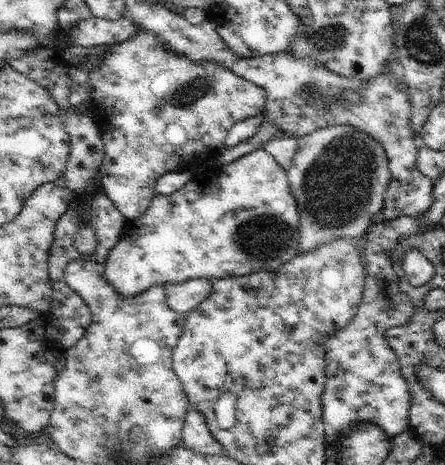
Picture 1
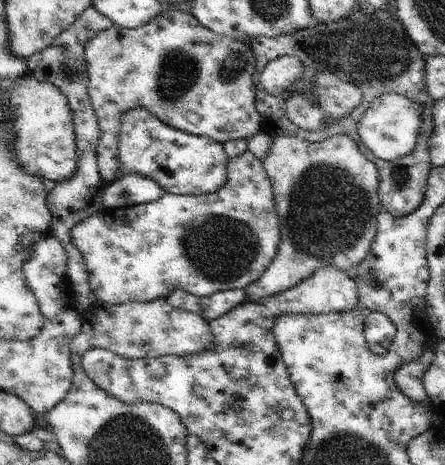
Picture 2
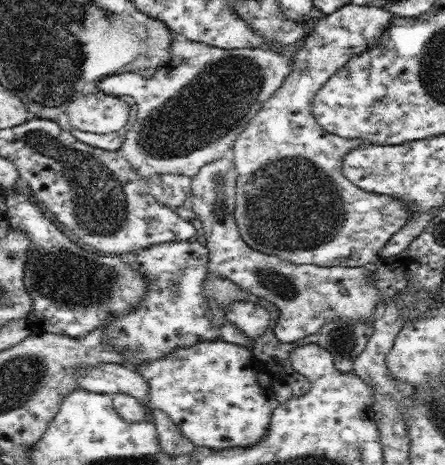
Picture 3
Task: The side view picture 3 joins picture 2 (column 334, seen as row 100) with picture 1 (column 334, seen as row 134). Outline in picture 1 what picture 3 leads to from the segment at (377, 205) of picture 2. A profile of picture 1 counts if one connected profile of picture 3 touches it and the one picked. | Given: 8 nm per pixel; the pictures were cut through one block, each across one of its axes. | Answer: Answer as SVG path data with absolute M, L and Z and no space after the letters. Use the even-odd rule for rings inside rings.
M351 126L315 130L297 142L299 146L293 154L291 168L287 170L287 182L295 202L299 204L299 254L307 254L309 250L337 238L347 238L351 242L363 240L363 236L369 232L369 224L383 210L383 196L391 182L391 172L387 166L389 160L383 146L363 130Z

